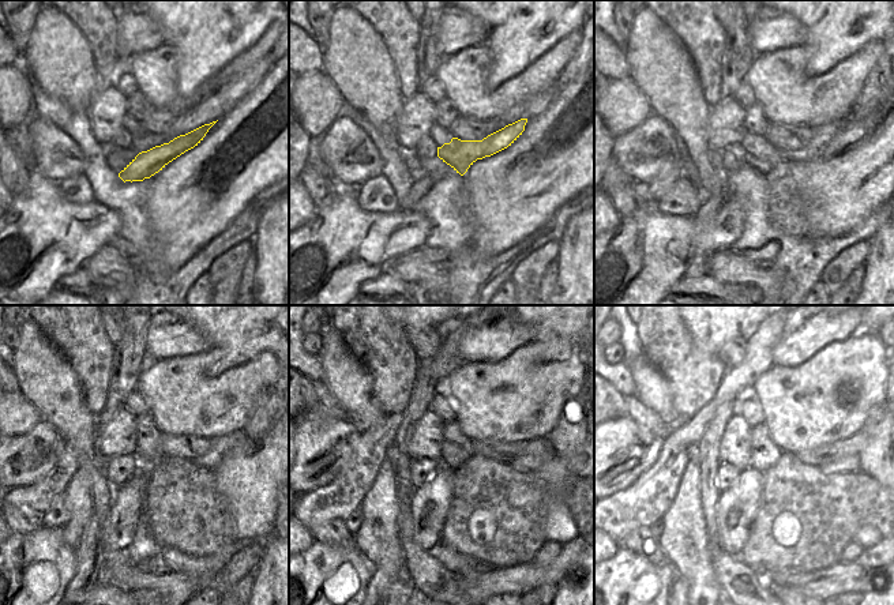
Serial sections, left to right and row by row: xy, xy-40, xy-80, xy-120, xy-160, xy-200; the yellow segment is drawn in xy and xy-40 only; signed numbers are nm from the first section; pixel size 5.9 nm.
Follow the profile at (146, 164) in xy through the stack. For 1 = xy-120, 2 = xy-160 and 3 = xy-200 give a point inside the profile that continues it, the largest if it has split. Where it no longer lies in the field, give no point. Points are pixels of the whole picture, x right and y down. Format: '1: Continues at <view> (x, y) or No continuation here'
1: Continues at xy-120 (220, 446)
2: Continues at xy-160 (538, 451)
3: Continues at xy-200 (849, 463).

